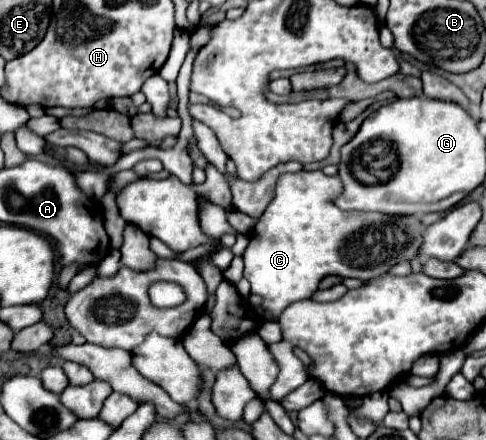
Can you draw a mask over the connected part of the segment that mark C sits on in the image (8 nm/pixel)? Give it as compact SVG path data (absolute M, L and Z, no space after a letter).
M316 170L316 172L294 172L294 174L282 174L278 184L276 184L276 196L274 200L270 202L270 206L266 208L266 212L260 216L254 232L250 234L250 242L248 242L248 248L244 252L244 278L252 284L252 294L260 294L264 298L262 302L262 308L264 310L270 310L274 314L274 318L280 316L280 312L284 310L284 306L290 306L292 302L298 302L298 300L306 300L310 298L316 290L318 290L318 282L324 278L324 276L344 276L344 278L360 278L360 280L372 280L372 278L378 278L382 274L386 274L394 264L398 262L404 262L404 260L414 260L418 258L420 254L420 246L422 246L422 232L426 230L426 226L420 222L420 216L390 216L390 214L376 214L376 212L342 212L334 200L342 194L342 182L338 176L326 176L324 172Z

